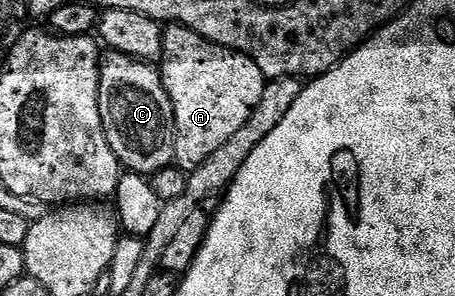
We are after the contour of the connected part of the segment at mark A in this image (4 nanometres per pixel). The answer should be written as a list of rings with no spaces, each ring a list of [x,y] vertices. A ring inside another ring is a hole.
[[[168,25],[164,27],[162,53],[158,70],[170,93],[176,118],[175,166],[192,172],[210,153],[222,149],[254,113],[262,101],[266,82],[262,69],[248,55],[206,41],[194,29]]]

